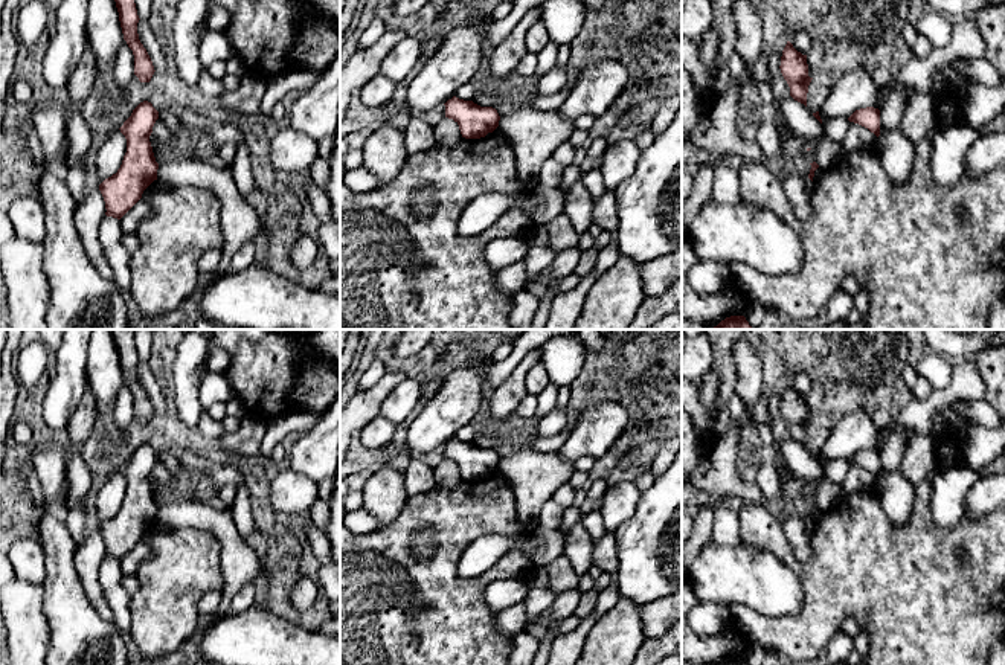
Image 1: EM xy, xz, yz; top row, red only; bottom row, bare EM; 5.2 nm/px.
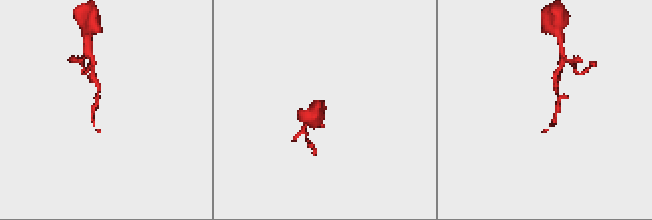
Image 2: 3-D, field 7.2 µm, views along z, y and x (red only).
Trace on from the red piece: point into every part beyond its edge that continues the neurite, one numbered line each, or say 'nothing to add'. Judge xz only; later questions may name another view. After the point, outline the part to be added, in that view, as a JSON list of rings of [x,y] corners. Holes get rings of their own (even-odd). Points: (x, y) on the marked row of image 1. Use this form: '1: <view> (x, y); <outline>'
1: xz (534, 134); [[[522,108],[500,117],[497,127],[512,145],[520,180],[529,189],[538,186],[538,168],[572,136],[575,125],[558,110]]]

